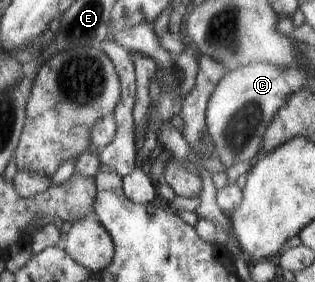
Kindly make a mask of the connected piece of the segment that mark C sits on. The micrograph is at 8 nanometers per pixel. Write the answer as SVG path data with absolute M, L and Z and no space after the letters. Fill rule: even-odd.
M267 63L250 64L222 76L209 97L205 126L214 147L214 158L226 168L249 160L255 162L262 155L262 140L274 114L293 94L285 80L286 69Z

